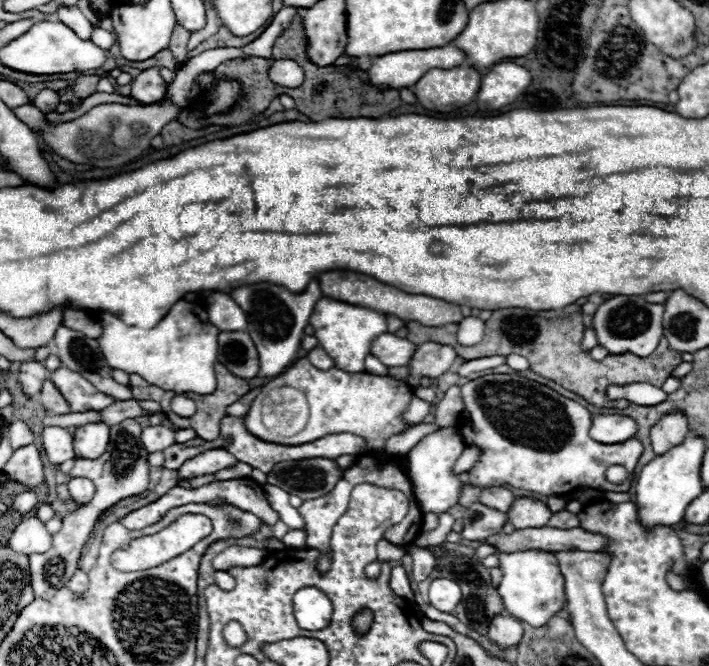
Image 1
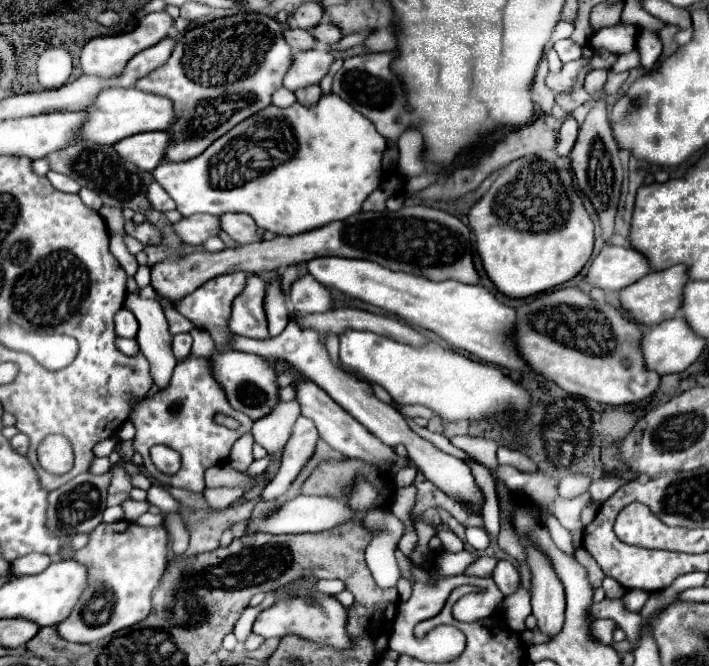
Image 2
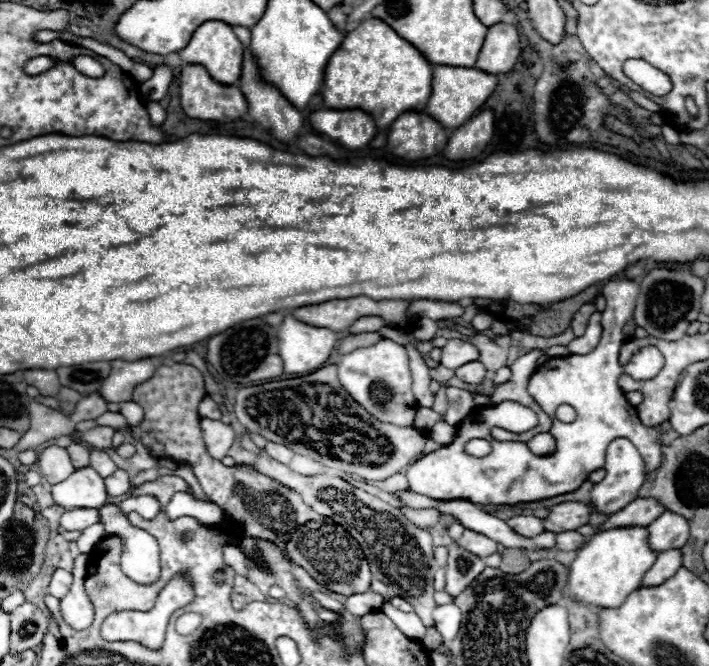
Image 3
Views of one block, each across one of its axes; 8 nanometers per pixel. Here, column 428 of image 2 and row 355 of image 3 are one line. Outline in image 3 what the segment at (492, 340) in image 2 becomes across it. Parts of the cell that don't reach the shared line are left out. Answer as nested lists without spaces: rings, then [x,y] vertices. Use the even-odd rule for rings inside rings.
[[[290,314],[284,318],[280,330],[280,358],[286,374],[312,374],[330,358],[338,334],[328,328],[314,328],[298,322]]]

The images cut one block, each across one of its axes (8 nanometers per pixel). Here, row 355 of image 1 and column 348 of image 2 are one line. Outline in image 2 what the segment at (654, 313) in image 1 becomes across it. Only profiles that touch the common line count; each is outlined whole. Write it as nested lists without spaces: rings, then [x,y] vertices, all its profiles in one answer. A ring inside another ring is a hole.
[[[304,576],[300,580],[294,580],[292,584],[280,586],[274,592],[278,596],[278,602],[258,614],[252,632],[260,634],[262,638],[284,638],[288,634],[296,634],[304,640],[312,640],[312,642],[322,644],[322,646],[330,644],[332,648],[352,648],[354,640],[346,632],[348,610],[334,596],[330,596],[326,592],[322,592],[322,596],[300,592],[300,590],[314,588],[316,582],[318,582],[318,578]]]

